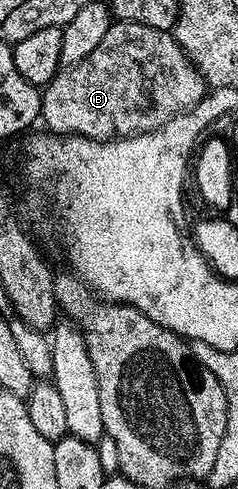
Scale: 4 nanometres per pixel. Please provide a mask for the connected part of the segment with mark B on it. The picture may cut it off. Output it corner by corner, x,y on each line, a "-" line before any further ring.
114,21
109,27
107,36
103,36
103,40
99,40
95,52
91,52
91,56
87,56
83,60
79,60
79,64
62,69
56,77
52,78
49,85
44,87
41,95
41,116
40,121
46,122
48,129
52,133
62,136
80,136
82,138
95,138
98,140
112,140
114,138
130,138
136,134
146,134
152,130
157,130
163,124
167,124
175,116
188,112
192,106
199,104
199,100
203,100
203,96
207,93
207,83
201,77
200,70
193,65
193,61
183,52
183,48
177,42
176,37
168,30
160,30
159,28
147,28
147,24
139,24
138,22
118,22

